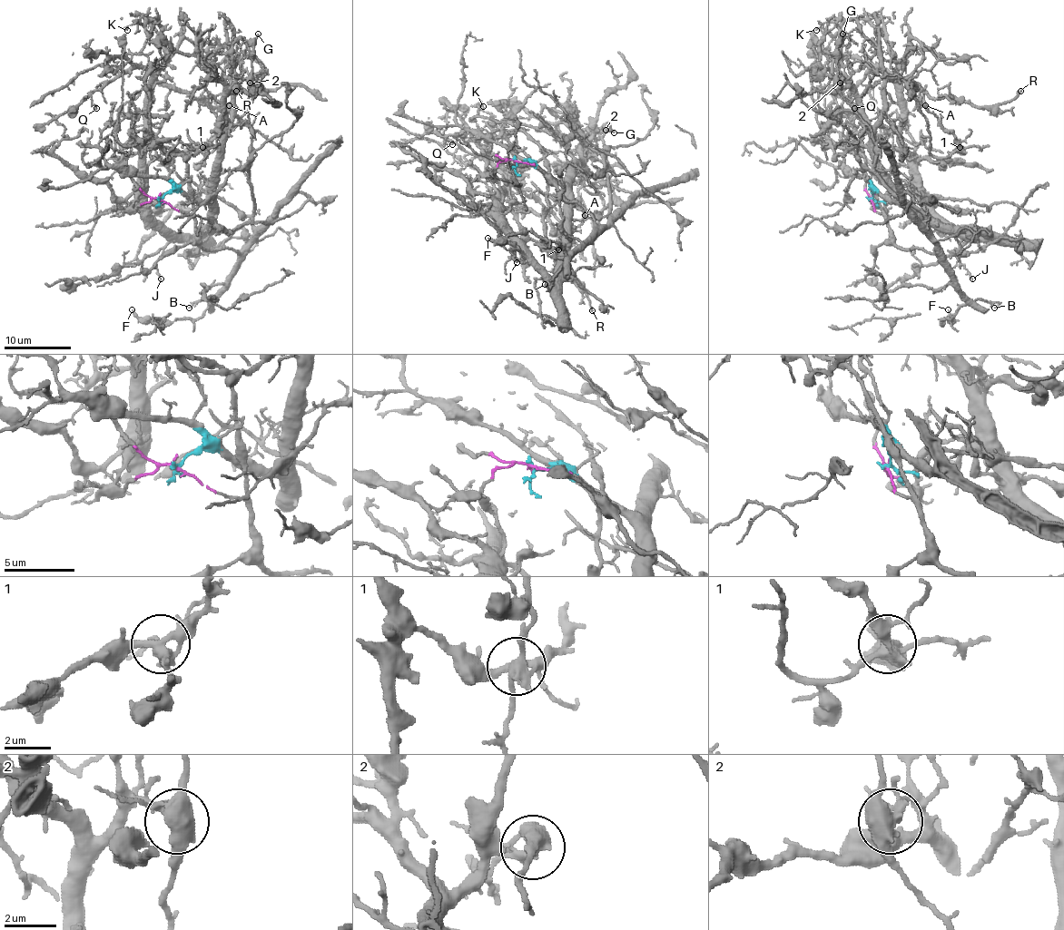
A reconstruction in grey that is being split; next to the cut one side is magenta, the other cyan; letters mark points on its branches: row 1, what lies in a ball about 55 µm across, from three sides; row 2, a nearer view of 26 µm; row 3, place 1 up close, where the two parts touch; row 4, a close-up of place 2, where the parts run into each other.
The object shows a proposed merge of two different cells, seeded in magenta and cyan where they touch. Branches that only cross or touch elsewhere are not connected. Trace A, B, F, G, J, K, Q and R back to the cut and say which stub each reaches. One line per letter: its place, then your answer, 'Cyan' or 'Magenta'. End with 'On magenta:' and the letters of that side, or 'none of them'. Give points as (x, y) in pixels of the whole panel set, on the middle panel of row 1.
A: Place: (585, 215). Cyan
B: Place: (545, 284). Magenta
F: Place: (487, 238). Magenta
G: Place: (614, 132). Magenta
J: Place: (517, 262). Cyan
K: Place: (483, 106). Cyan
Q: Place: (452, 144). Cyan
R: Place: (592, 310). Cyan
On magenta: B, F, G

